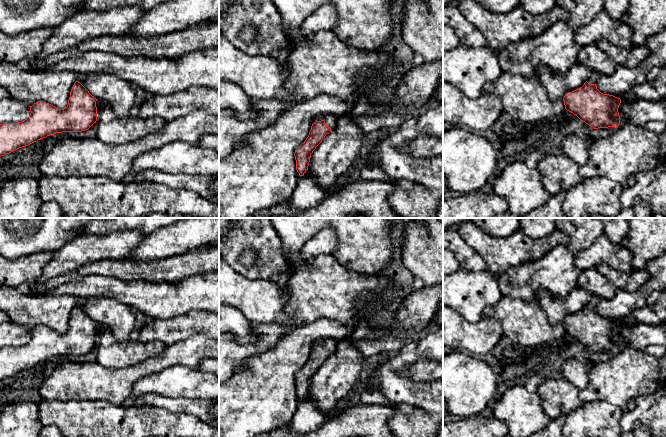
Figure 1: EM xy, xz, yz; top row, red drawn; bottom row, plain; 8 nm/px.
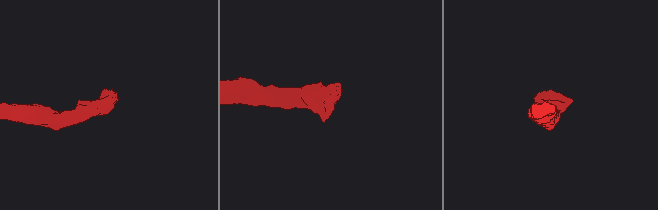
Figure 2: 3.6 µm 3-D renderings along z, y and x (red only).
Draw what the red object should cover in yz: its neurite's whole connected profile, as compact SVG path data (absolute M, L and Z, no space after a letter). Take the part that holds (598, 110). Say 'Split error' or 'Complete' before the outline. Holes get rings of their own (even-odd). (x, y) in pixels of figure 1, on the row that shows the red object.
Split error. M591 71L581 88L566 93L563 98L565 109L594 129L616 128L620 124L618 108L621 99L601 93L596 86L599 77Z

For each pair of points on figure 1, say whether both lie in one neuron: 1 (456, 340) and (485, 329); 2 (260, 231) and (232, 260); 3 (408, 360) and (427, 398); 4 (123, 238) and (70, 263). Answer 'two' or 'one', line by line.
1: one
2: one
3: one
4: one

